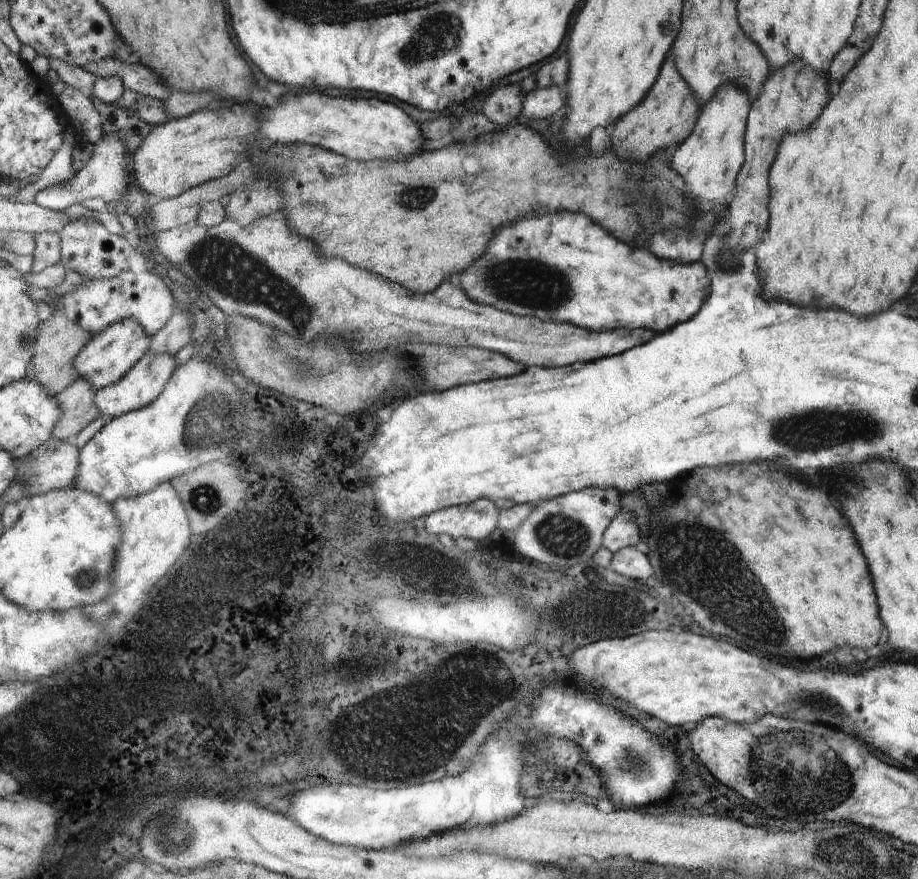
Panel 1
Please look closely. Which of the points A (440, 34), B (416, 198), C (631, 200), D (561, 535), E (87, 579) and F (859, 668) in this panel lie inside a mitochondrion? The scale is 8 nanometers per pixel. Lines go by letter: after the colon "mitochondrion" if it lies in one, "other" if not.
A: mitochondrion
B: mitochondrion
C: mitochondrion
D: mitochondrion
E: mitochondrion
F: other

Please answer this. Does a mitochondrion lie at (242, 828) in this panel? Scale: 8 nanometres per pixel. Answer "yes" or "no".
no

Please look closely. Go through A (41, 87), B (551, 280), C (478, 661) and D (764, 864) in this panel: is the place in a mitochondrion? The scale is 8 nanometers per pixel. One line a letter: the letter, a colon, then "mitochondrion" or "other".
A: other
B: mitochondrion
C: mitochondrion
D: other

